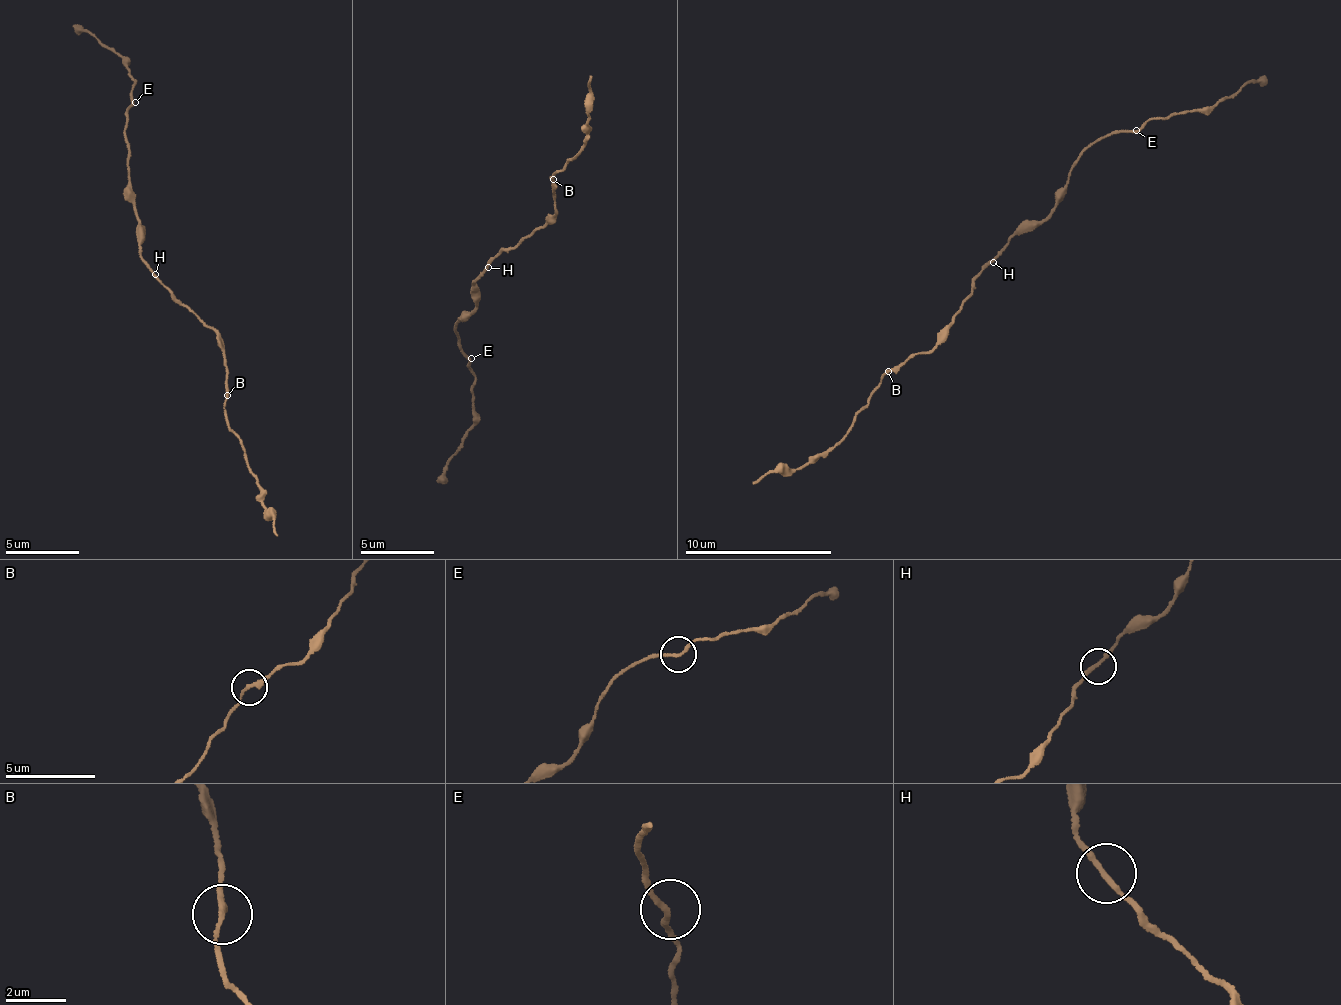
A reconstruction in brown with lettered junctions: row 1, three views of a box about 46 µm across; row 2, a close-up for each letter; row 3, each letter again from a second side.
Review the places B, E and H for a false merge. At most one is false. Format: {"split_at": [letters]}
{"split_at": []}

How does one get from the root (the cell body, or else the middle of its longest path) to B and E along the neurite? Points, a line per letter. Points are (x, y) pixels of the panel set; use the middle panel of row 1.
B: (484, 270), (488, 261), (547, 223), (556, 211), (552, 179)
E: (484, 270), (472, 286), (471, 314), (459, 317), (455, 332), (459, 348), (471, 358)

